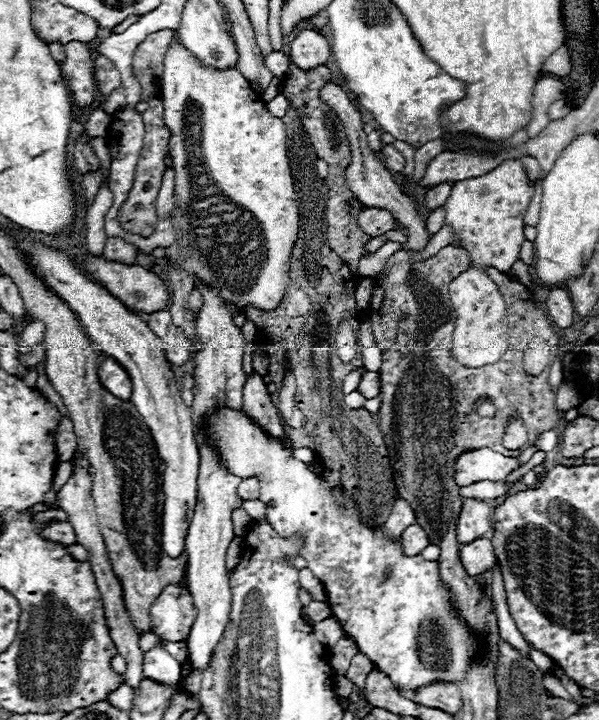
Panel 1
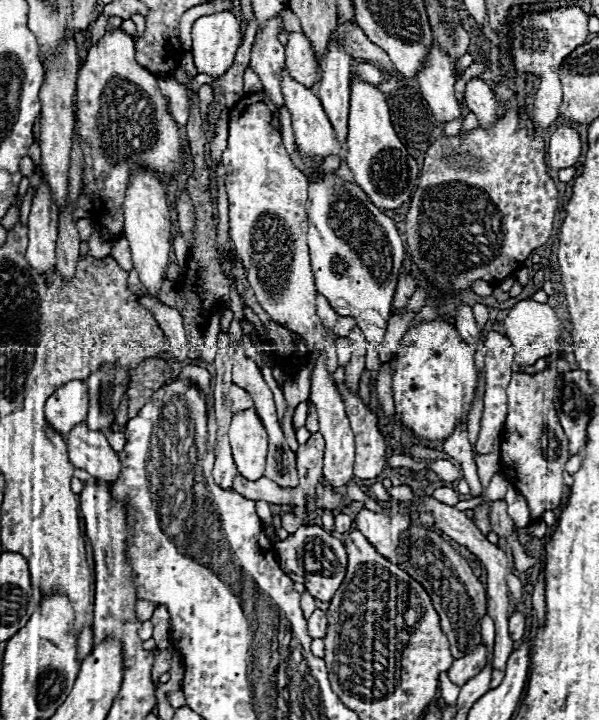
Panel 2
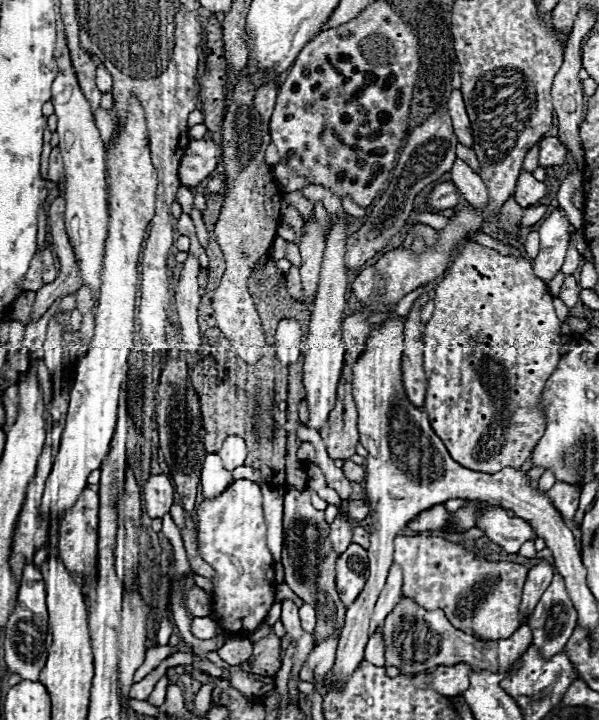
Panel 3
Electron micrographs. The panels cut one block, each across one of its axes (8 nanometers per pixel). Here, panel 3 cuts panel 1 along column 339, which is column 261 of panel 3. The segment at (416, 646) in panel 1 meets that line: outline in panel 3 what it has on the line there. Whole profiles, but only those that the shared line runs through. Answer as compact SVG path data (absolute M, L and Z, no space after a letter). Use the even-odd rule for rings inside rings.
M236 480L216 502L204 500L198 508L200 556L218 572L214 584L214 612L226 634L246 636L256 630L274 604L274 558L266 544L266 520L260 486L252 480Z

